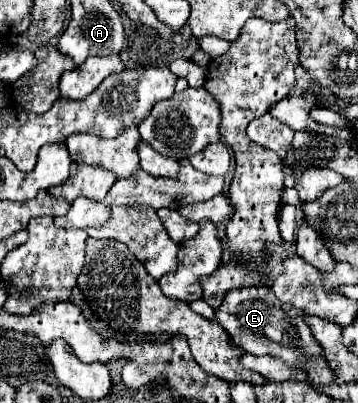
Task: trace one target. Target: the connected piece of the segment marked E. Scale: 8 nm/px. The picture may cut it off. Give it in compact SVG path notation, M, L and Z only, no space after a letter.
M266 285L260 287L248 287L248 289L232 289L228 291L224 303L216 311L218 323L230 333L232 341L242 349L242 353L250 355L272 355L286 365L294 365L296 369L306 369L308 383L314 387L326 387L334 385L336 377L330 373L330 367L318 353L324 353L318 341L312 335L310 325L304 321L306 313L302 309L294 309L294 305L286 305L274 297L272 289Z

